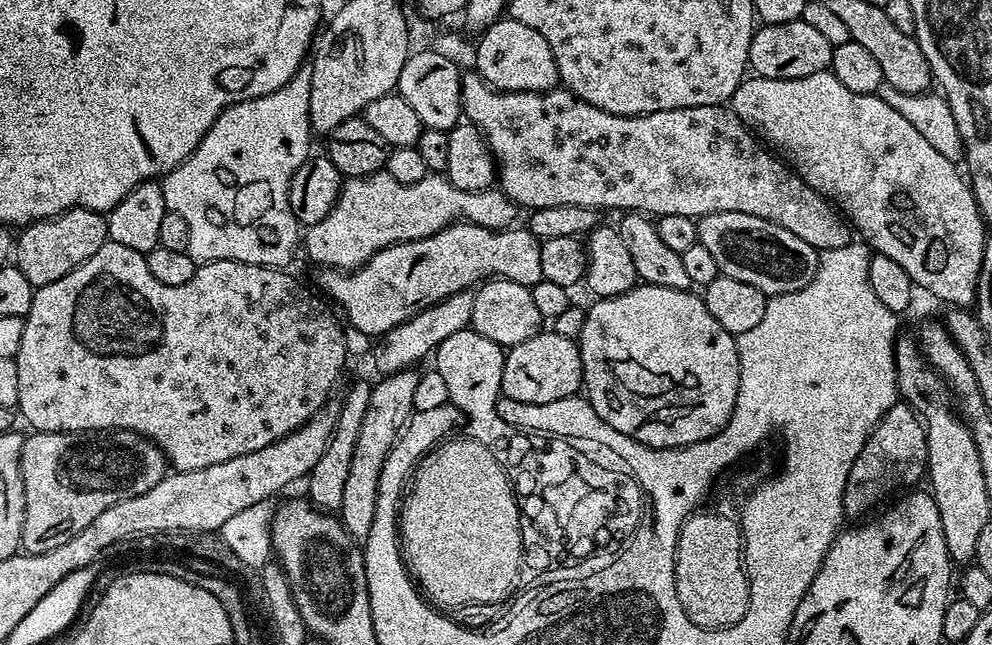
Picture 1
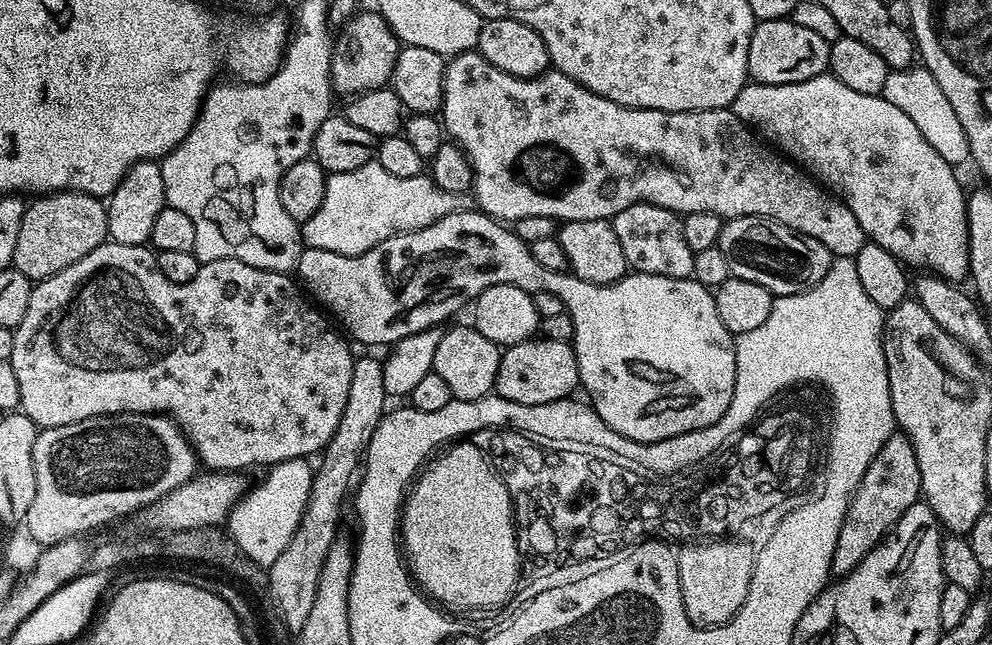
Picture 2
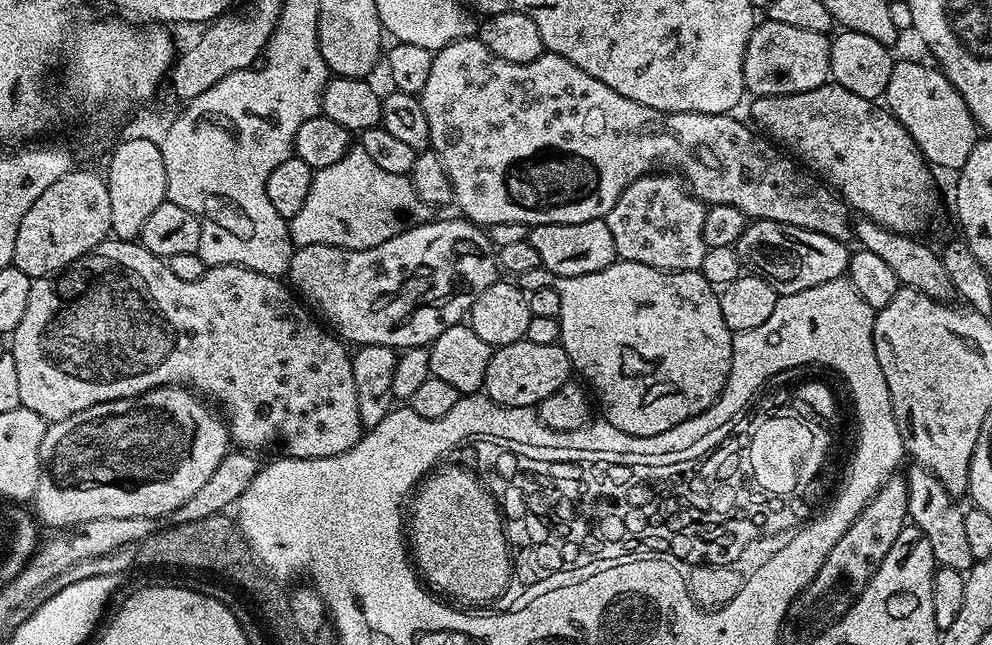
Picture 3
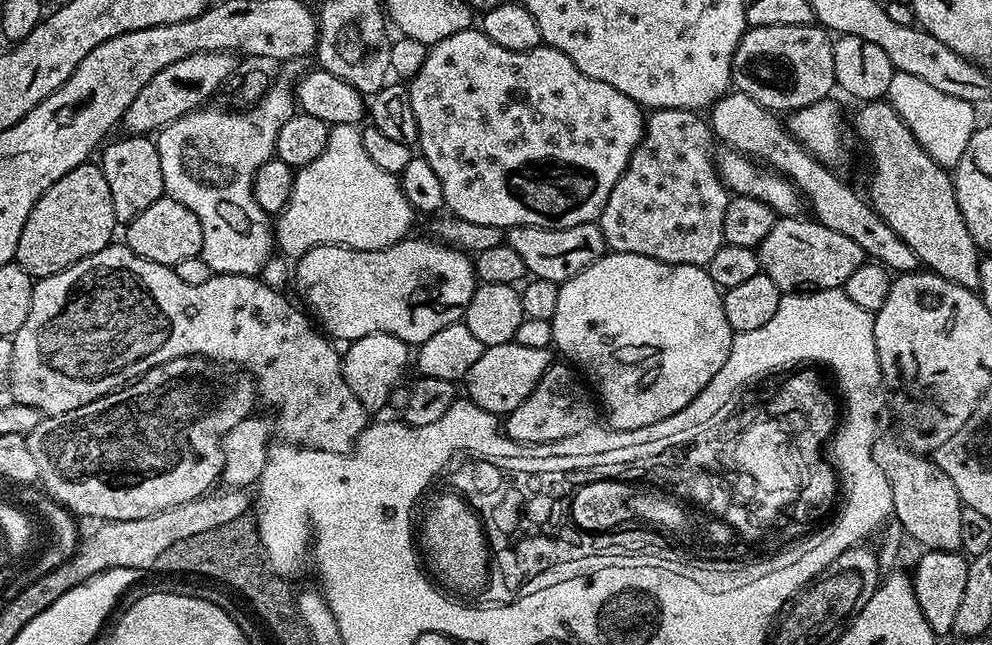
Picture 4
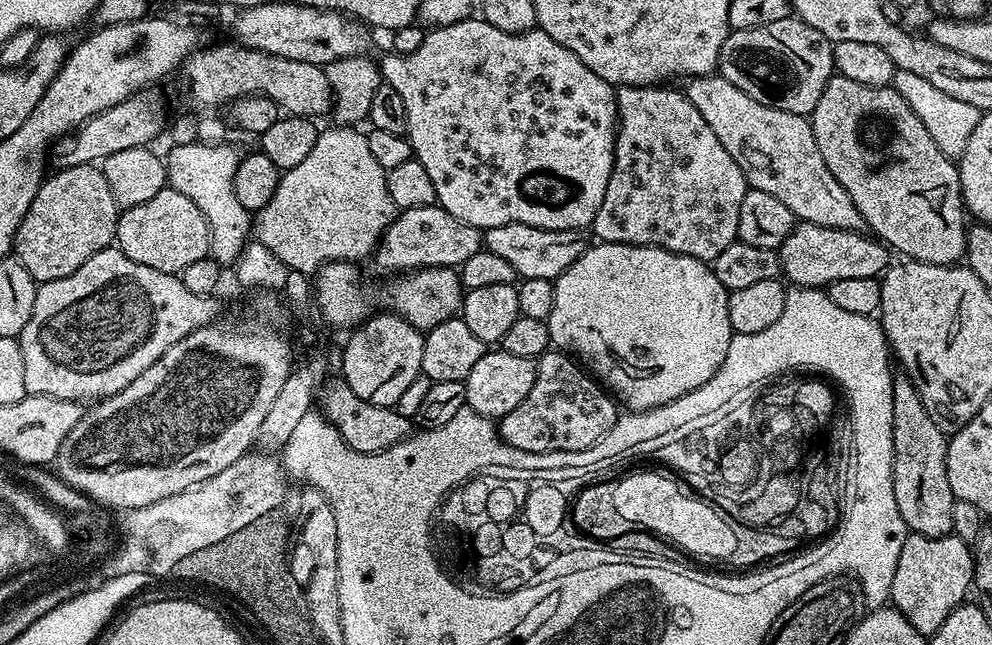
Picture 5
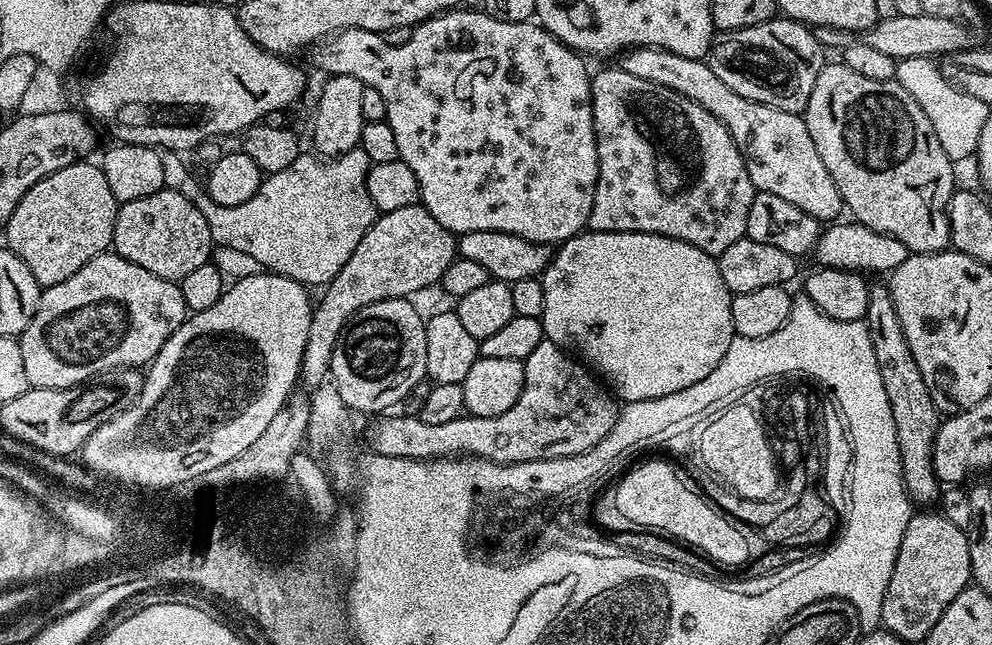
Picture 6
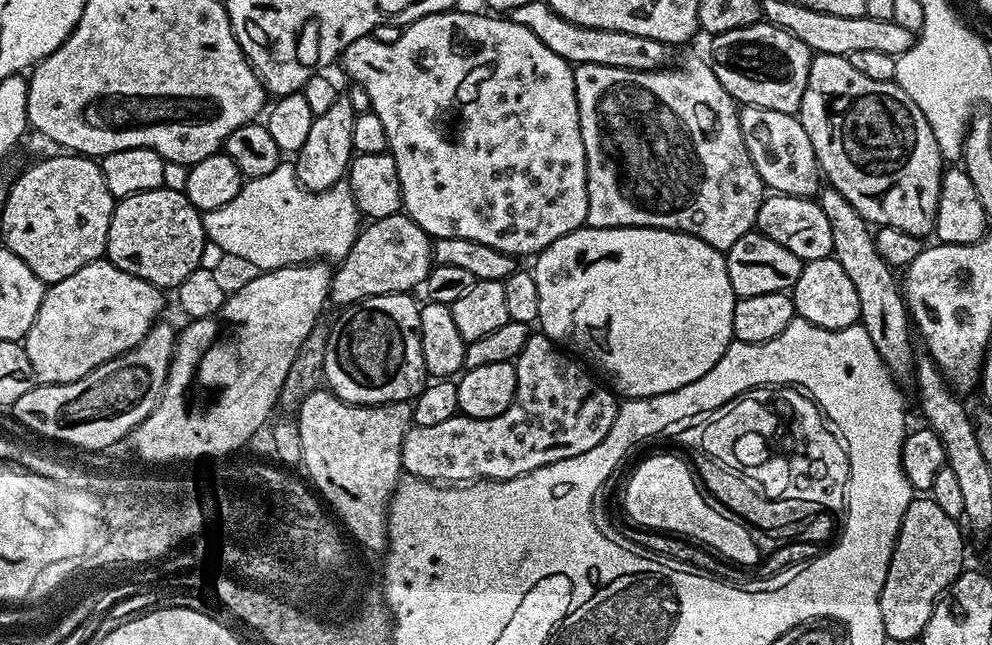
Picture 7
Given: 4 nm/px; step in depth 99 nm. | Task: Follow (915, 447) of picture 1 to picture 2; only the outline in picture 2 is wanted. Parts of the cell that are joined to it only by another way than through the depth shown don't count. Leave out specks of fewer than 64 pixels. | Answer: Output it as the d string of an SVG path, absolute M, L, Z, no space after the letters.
M893 434L886 438L882 450L874 454L866 474L862 474L862 482L857 486L852 501L848 503L842 530L838 530L838 546L834 546L831 575L839 578L856 567L896 527L898 518L902 518L910 506L918 503L921 496L918 458L914 454L914 446L904 435Z

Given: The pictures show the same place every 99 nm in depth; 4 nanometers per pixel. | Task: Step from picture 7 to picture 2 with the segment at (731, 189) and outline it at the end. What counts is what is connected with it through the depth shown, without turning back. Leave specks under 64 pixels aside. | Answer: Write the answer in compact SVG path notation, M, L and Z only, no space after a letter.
M635 204L626 206L626 210L613 216L610 222L614 226L614 234L618 234L622 254L626 254L626 262L632 272L658 274L662 278L682 278L683 280L692 276L696 254L690 250L690 246L686 246L686 238L682 238L682 219L677 213L653 204Z

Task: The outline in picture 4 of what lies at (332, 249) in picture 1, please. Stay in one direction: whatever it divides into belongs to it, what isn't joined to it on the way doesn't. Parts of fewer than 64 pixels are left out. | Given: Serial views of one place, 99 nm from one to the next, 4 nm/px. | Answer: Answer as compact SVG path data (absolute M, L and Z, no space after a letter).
M334 124L328 129L326 150L310 162L310 166L296 172L294 190L286 206L274 220L274 244L291 258L306 254L314 246L346 246L354 250L382 250L405 239L412 228L414 210L394 174L386 174L366 154L362 146L362 131L354 124Z

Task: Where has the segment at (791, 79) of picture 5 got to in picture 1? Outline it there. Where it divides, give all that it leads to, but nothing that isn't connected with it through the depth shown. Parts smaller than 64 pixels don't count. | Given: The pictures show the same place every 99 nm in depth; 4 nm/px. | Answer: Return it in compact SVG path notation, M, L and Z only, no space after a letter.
M802 19L781 24L764 24L757 27L752 34L749 69L762 78L806 78L810 74L825 71L832 63L834 45L822 38L822 33L806 26Z

